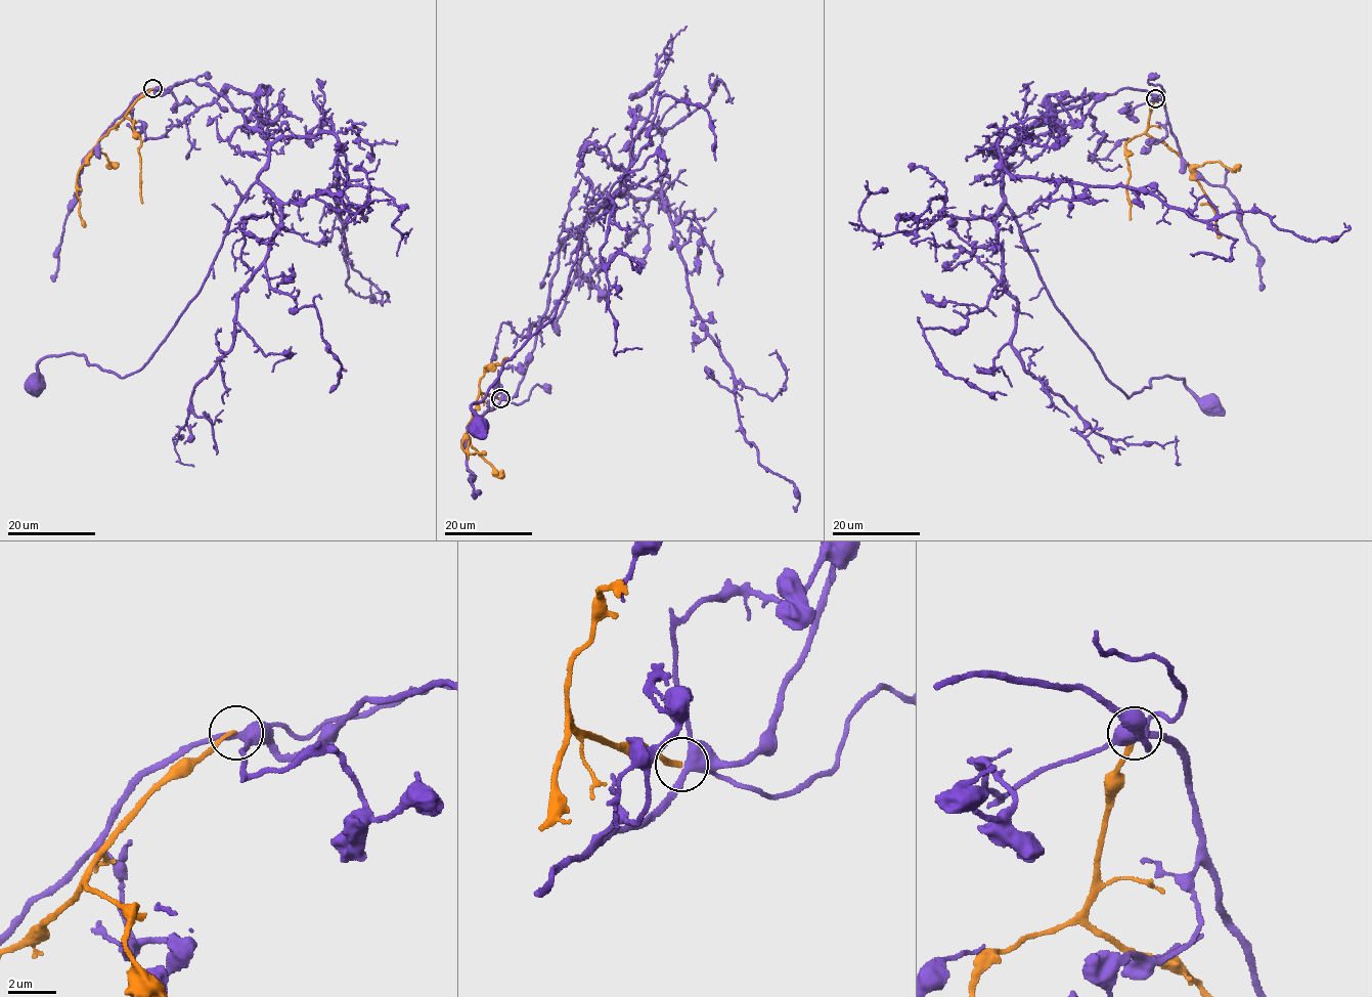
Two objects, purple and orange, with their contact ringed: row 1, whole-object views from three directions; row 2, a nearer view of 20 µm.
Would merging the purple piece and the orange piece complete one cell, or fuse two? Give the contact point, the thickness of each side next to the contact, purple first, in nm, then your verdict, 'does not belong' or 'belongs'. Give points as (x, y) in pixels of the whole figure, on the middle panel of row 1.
place (500, 398); calibres 380 and 180 nm; does not belong

